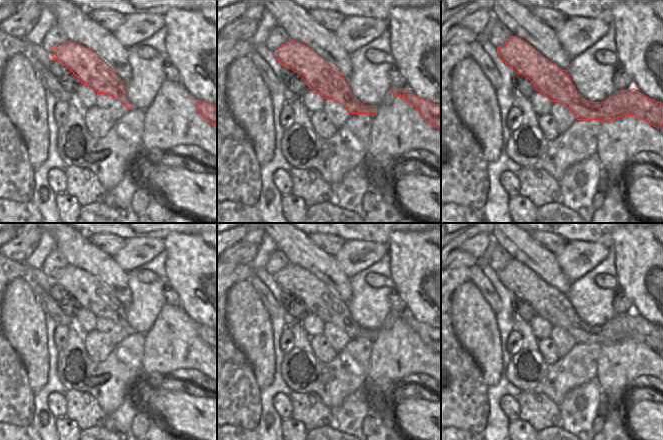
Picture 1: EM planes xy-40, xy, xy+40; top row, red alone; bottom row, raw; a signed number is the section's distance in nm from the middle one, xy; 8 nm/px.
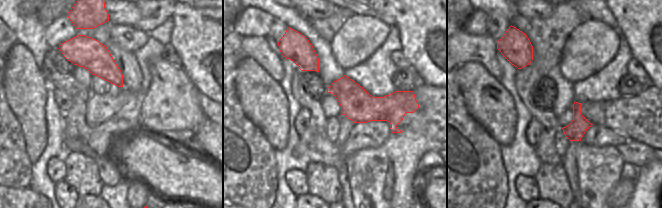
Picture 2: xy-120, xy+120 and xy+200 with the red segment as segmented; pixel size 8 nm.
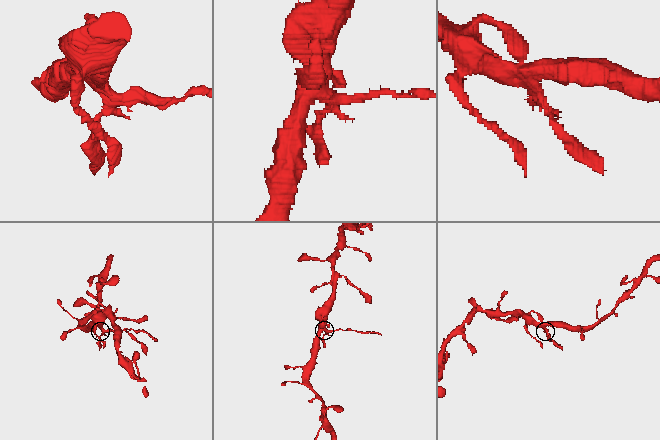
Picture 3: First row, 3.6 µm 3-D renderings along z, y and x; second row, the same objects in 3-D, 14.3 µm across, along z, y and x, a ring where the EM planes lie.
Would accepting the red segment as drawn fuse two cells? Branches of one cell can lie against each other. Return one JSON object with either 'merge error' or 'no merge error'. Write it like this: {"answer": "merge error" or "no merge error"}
{"answer": "merge error"}

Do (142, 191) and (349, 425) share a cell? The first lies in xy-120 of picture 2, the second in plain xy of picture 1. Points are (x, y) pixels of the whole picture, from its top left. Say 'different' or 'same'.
different

